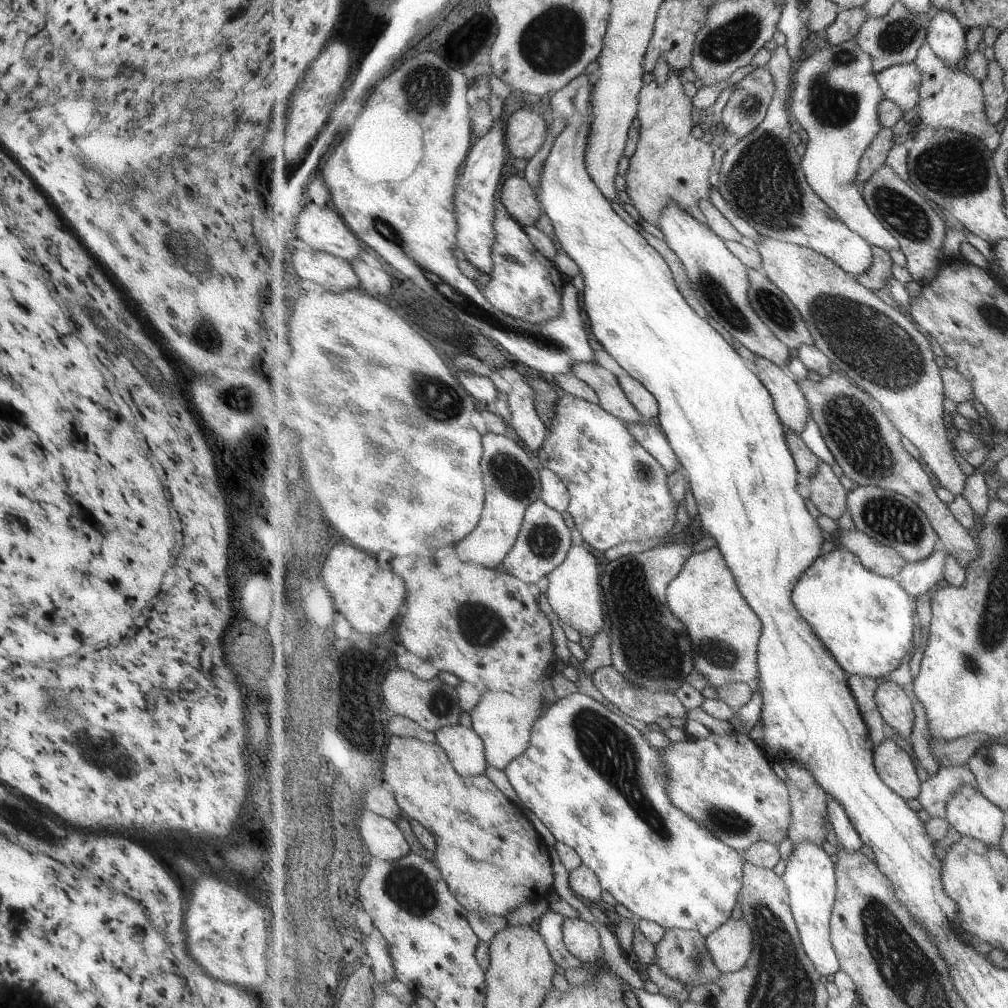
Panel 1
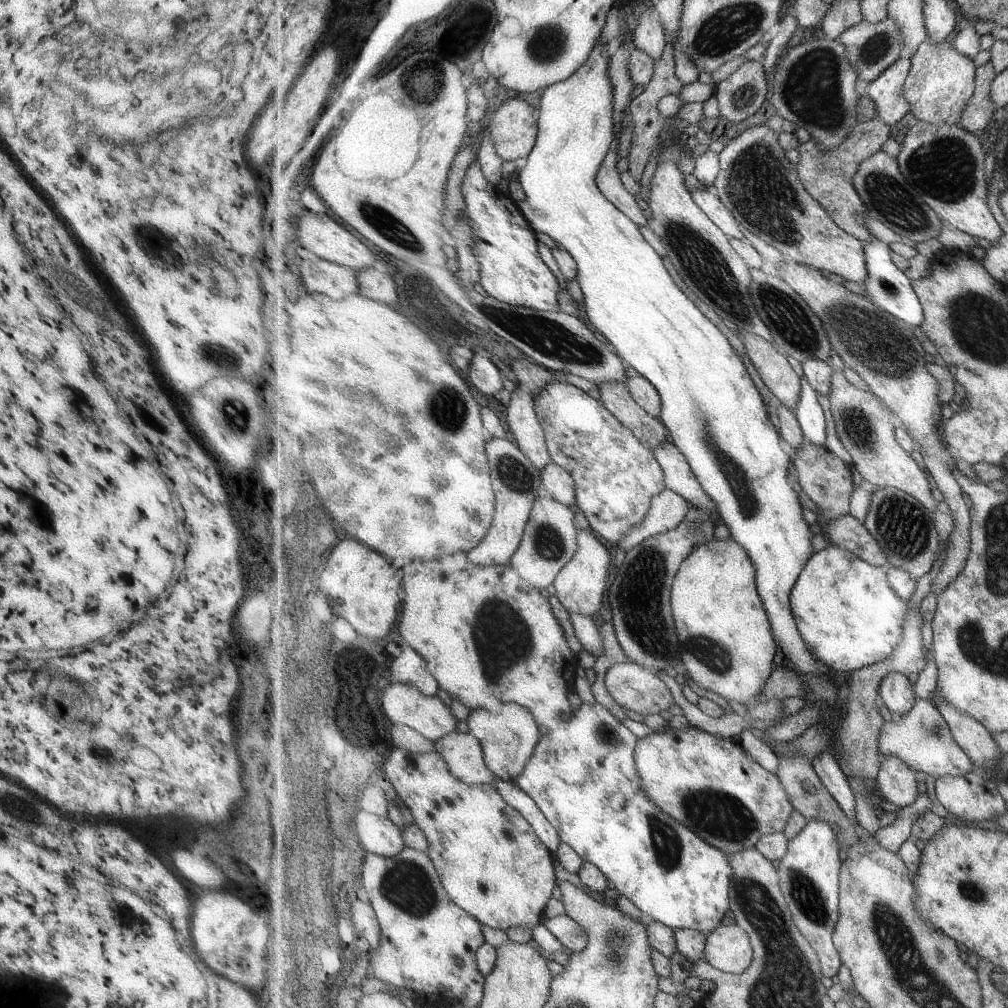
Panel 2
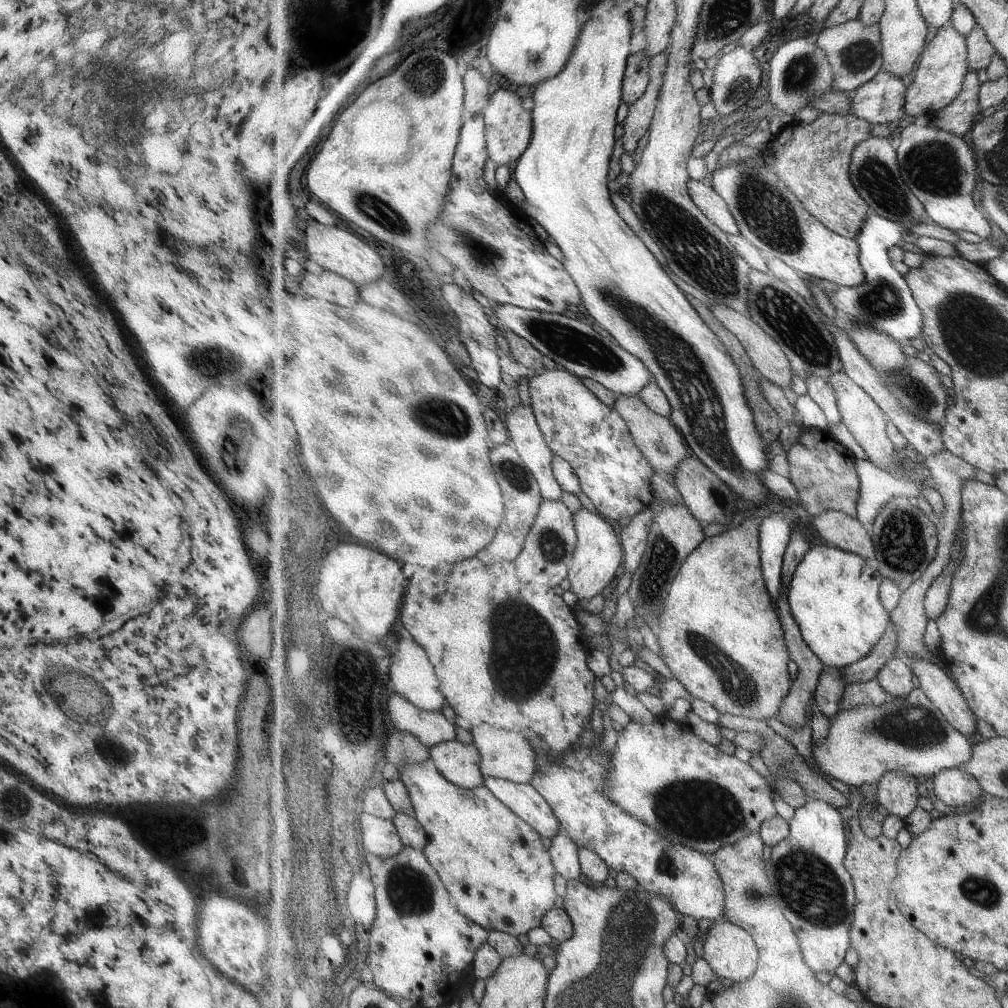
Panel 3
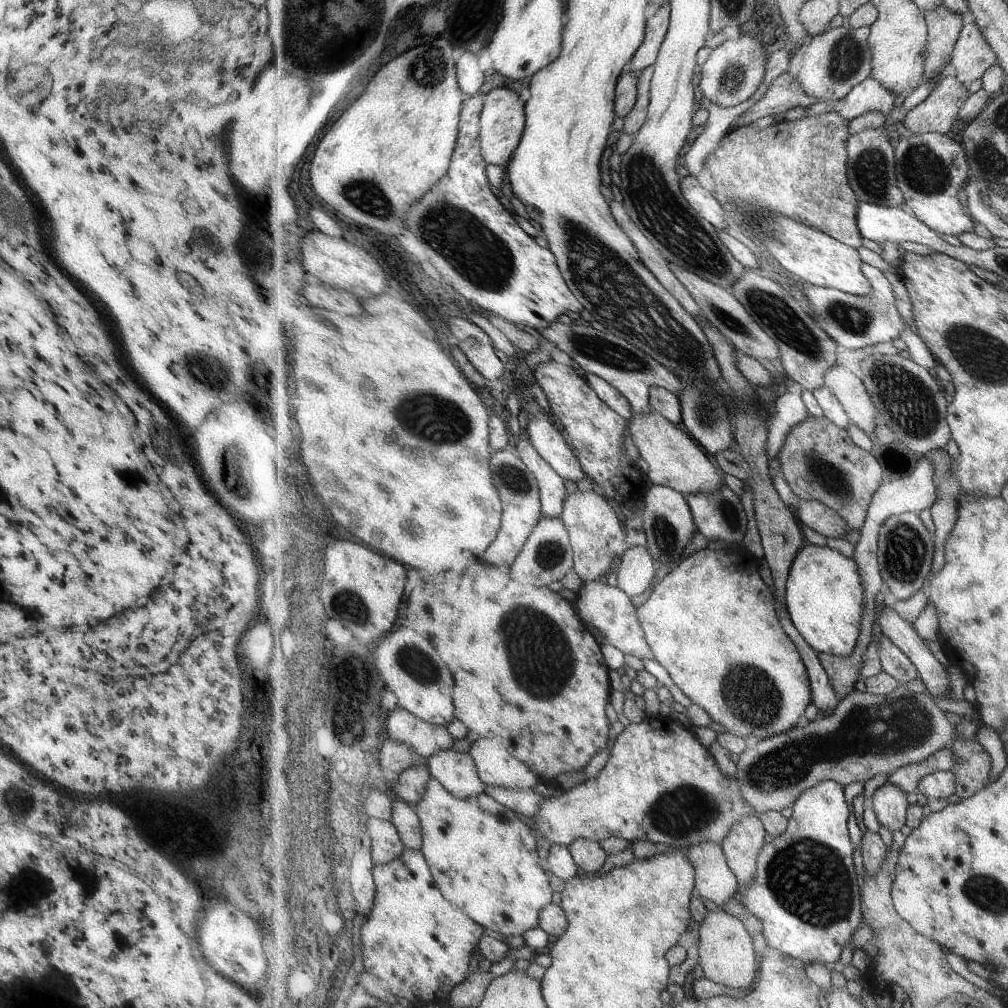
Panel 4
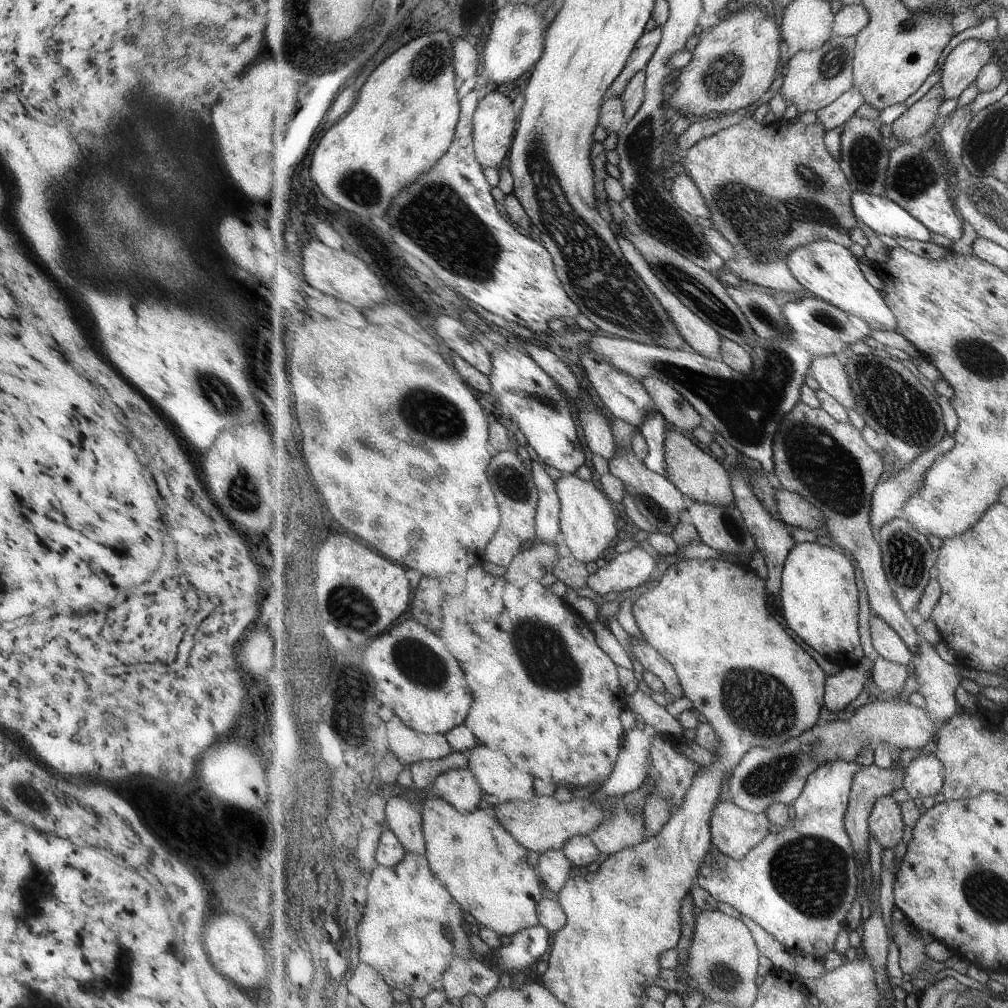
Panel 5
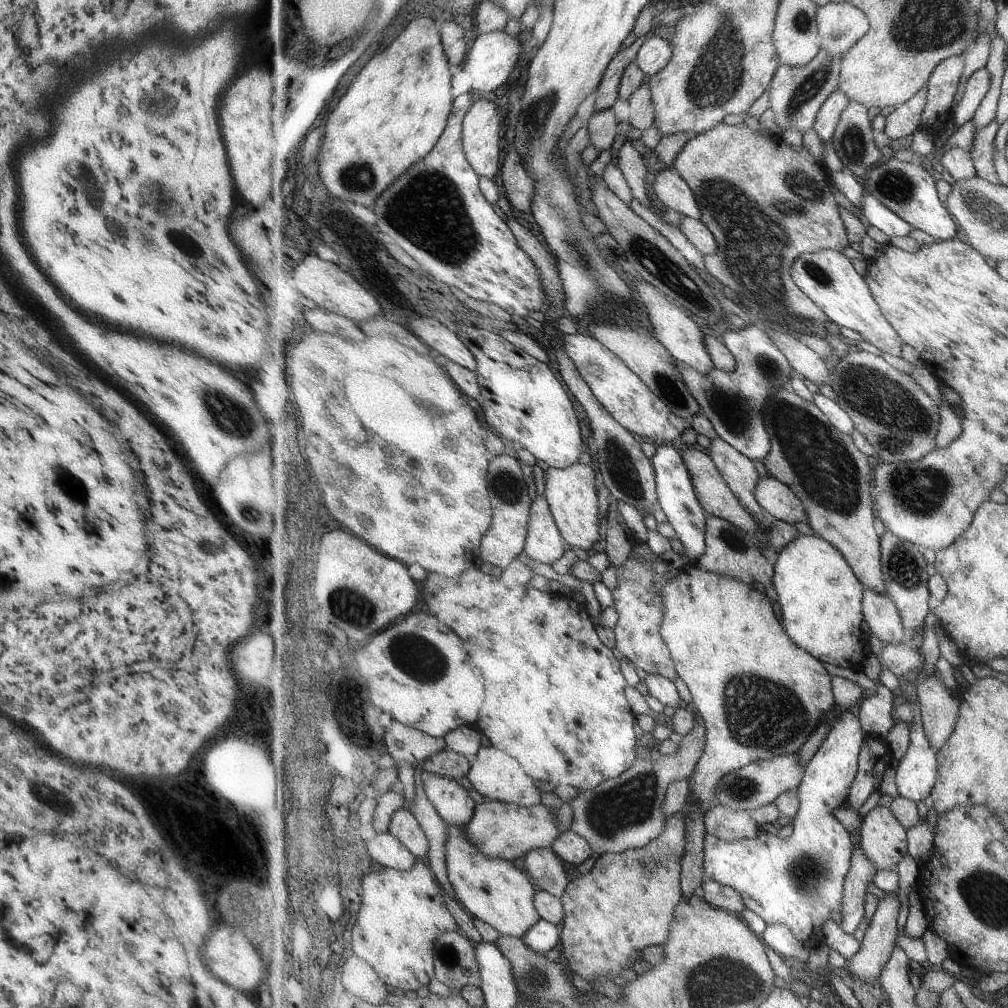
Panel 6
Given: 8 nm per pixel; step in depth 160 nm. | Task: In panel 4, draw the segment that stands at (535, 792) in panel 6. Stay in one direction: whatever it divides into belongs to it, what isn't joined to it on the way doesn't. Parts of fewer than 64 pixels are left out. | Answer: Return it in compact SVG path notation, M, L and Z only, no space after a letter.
M477 738L470 753L487 786L533 789L542 781L535 769L505 746L502 738Z

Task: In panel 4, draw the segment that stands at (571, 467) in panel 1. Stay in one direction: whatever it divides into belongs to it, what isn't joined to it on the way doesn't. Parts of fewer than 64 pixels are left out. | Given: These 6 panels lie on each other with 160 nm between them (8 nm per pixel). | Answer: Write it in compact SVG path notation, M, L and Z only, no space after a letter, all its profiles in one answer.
M548 361L537 366L534 372L536 382L545 392L548 400L548 410L552 413L561 428L567 444L573 449L575 456L580 460L583 470L592 484L607 498L615 499L619 504L625 505L635 501L647 494L644 473L635 465L635 461L625 452L626 433L629 421L615 412L604 400L593 390L586 375L574 366L566 366L554 361Z

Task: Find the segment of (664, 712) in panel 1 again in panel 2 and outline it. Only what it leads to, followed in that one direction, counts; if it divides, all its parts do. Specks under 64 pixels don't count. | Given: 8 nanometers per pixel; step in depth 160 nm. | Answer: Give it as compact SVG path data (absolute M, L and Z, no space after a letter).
M637 663L612 666L606 674L605 686L619 706L641 715L669 710L674 704L669 686Z

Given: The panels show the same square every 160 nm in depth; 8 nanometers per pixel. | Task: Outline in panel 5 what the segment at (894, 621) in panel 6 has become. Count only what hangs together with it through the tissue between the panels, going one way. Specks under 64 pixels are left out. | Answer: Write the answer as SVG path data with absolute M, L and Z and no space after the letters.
M871 614L869 620L871 639L879 656L891 662L911 666L915 665L916 659L908 644L897 634L897 631L889 626L880 616Z

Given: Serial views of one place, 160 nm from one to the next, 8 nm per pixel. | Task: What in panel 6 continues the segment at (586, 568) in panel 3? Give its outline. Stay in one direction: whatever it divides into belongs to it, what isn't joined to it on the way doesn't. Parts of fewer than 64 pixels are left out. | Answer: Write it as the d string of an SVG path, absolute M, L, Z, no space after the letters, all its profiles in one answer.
M579 463L571 464L565 469L548 467L544 472L544 479L546 485L544 494L565 543L583 551L593 548L601 538L601 530L599 530L601 496L597 494L595 470L589 465L585 466L585 464Z

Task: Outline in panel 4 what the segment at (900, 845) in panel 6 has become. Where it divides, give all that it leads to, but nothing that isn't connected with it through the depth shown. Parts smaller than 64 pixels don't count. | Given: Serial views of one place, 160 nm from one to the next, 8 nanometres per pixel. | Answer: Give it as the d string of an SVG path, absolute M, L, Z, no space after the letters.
M885 782L876 791L871 799L875 814L881 826L887 825L892 831L901 830L908 824L907 793L896 784Z

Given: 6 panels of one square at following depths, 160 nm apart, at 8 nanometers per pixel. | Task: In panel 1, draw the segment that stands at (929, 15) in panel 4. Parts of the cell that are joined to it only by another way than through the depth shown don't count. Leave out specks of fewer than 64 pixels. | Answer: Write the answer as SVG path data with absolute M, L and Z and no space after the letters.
M927 42L920 48L915 64L924 72L920 84L920 103L918 104L921 125L936 129L955 129L973 134L995 152L1001 144L999 130L988 119L986 113L986 96L982 82L977 80L962 66L947 65Z

